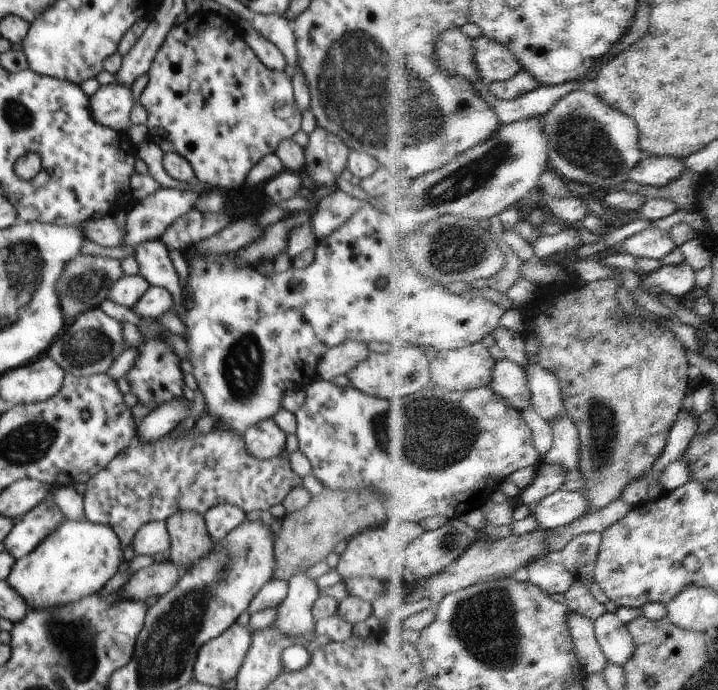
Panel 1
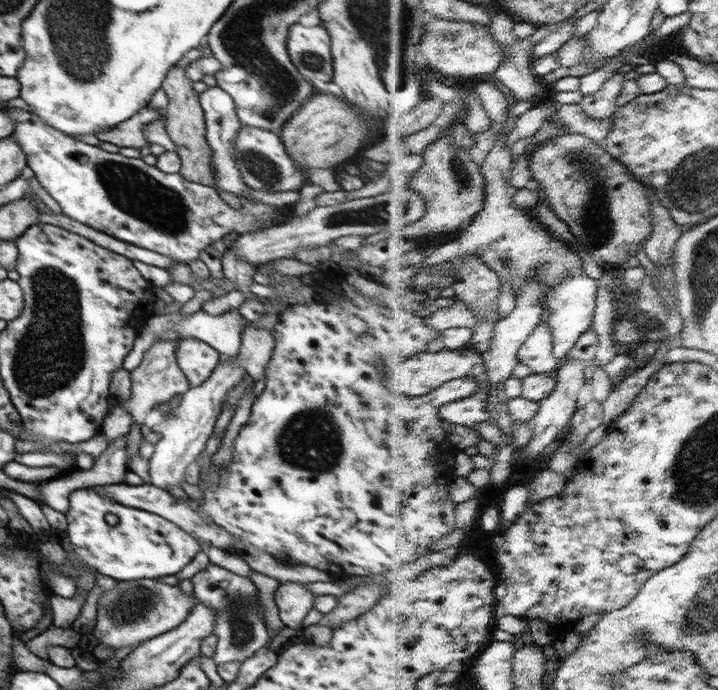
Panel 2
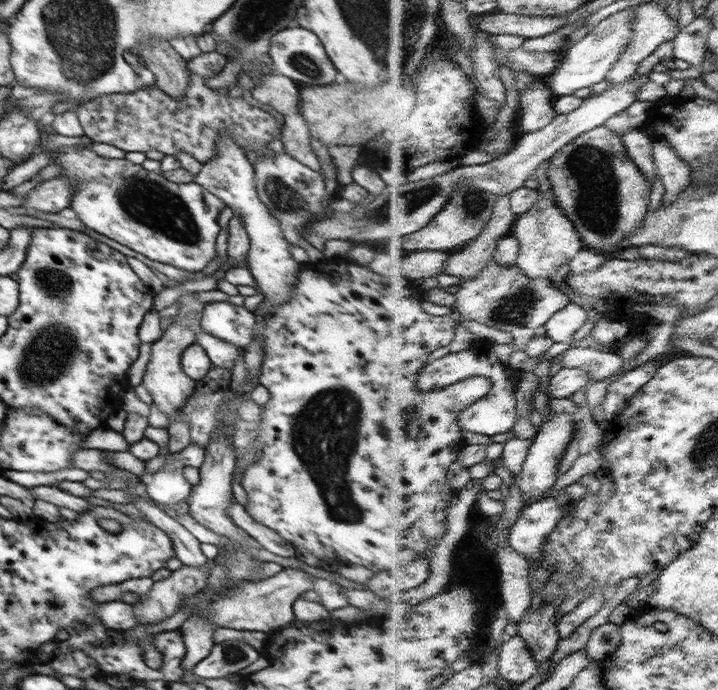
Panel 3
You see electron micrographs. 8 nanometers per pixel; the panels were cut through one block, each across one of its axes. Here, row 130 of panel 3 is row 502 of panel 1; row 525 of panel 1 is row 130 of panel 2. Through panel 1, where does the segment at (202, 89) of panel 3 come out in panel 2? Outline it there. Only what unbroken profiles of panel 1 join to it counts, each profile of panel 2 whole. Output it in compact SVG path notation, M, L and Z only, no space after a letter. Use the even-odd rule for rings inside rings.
M148 105L142 107L140 111L134 113L134 116L128 118L124 122L117 124L116 126L106 129L106 131L100 131L96 133L96 136L104 142L110 142L114 146L120 148L142 148L148 144L146 139L146 133L144 128L154 122L154 120L160 120L164 115L164 111L158 111L150 109Z

